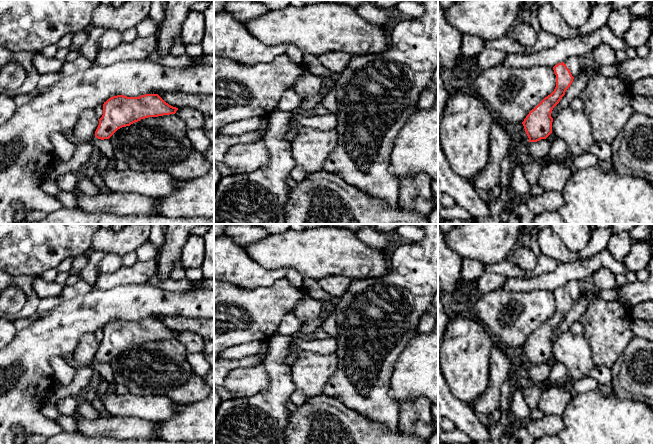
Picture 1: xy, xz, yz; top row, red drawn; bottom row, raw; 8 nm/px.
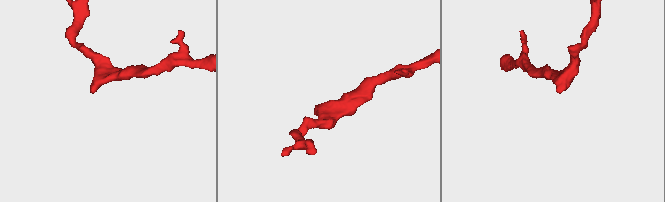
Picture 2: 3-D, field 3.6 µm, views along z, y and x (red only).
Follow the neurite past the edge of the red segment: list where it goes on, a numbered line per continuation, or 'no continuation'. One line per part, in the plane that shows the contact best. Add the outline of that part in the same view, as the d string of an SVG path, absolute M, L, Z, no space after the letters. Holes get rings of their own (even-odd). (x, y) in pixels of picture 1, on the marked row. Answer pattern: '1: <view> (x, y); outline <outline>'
no continuation

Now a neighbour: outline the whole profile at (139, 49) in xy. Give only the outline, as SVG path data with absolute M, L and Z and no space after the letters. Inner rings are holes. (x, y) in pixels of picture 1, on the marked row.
M157 36L137 37L134 41L125 43L111 50L99 48L96 56L96 64L108 66L126 60L146 60L150 53L157 47Z

